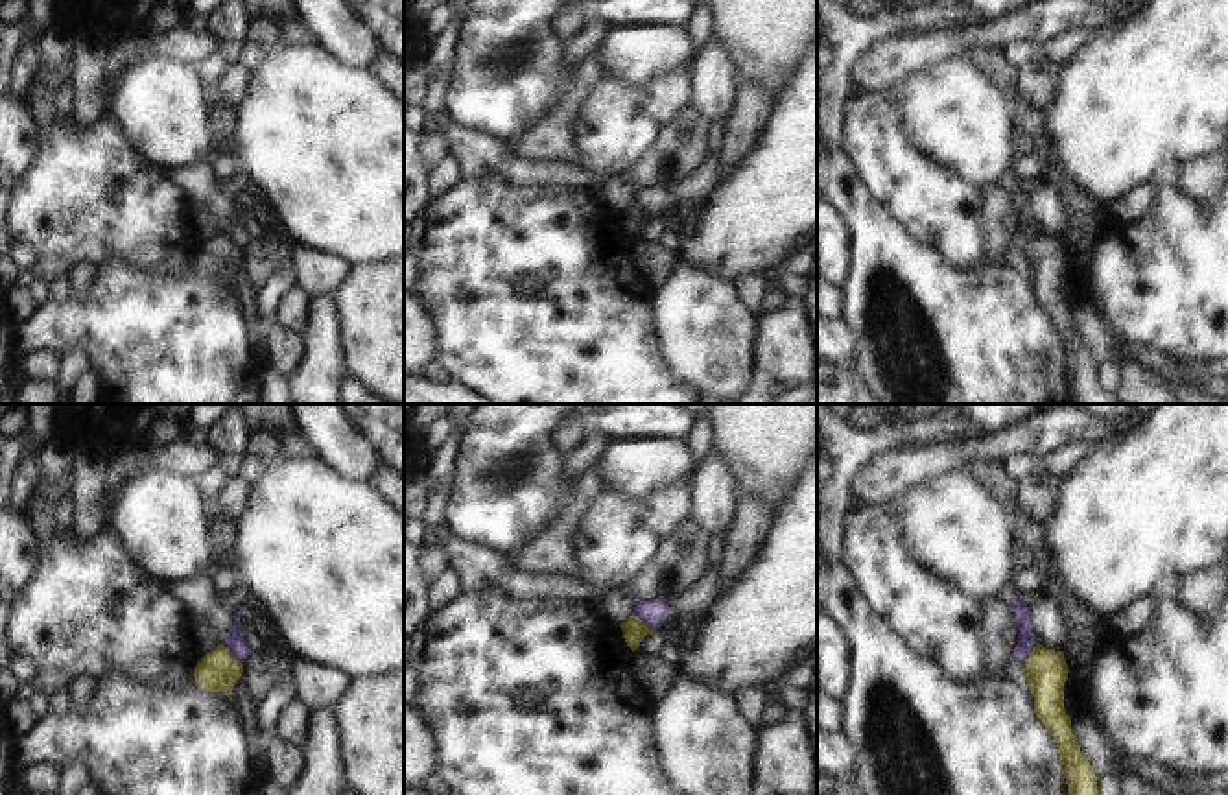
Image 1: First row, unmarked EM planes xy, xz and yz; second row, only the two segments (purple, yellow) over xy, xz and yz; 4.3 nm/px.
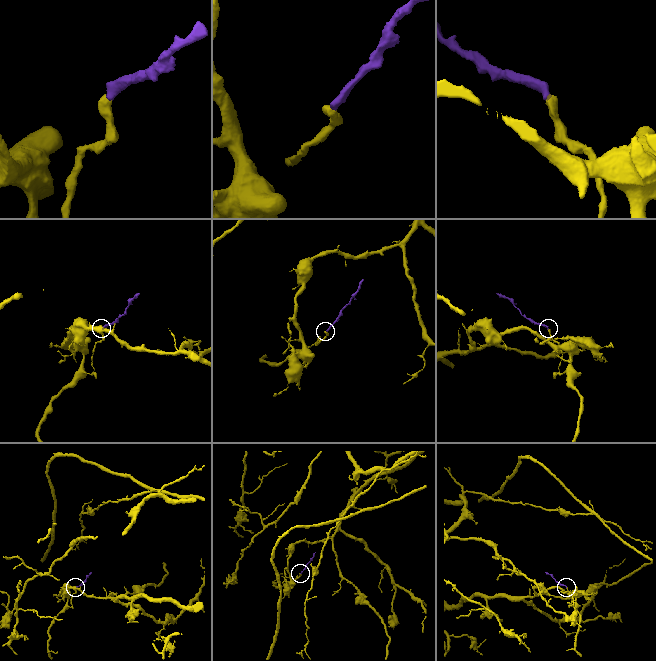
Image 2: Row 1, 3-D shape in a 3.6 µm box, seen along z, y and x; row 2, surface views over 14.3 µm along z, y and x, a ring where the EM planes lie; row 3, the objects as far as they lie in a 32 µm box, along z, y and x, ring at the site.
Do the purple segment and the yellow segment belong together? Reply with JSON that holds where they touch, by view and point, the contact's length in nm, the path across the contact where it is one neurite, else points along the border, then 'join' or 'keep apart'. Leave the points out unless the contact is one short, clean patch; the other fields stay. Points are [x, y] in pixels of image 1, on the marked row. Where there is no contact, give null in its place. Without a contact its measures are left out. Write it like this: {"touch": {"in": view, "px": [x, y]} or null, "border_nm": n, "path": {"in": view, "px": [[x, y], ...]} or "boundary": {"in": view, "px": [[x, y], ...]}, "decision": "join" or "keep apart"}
{"touch": {"in": "xy", "px": [231, 652]}, "border_nm": 120, "boundary": {"in": "xy", "px": [[222, 644], [240, 663]]}, "decision": "keep apart"}

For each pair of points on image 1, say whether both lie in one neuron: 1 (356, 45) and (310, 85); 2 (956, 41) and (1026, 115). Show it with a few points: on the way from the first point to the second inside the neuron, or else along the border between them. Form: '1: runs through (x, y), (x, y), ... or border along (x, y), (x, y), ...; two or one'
1: border along (316, 41), (338, 58), (367, 71); two
2: border along (1003, 50), (974, 48), (967, 58); two

